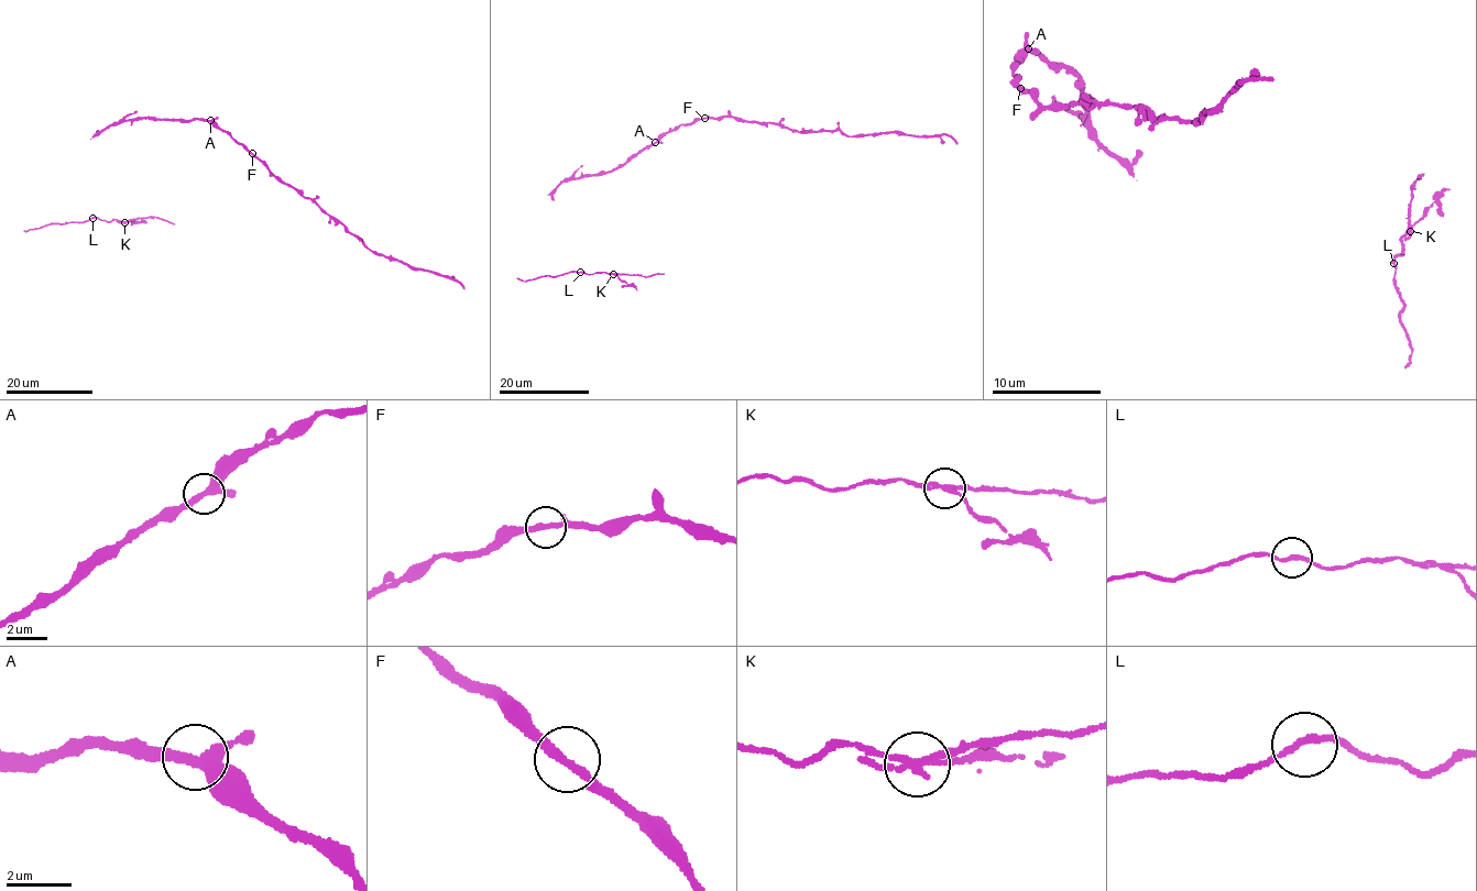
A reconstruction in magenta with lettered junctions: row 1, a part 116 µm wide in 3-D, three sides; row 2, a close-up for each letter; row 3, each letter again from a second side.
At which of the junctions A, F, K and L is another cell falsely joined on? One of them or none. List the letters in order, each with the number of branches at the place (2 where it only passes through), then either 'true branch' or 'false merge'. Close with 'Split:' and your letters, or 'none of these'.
A: 3 | true branch
F: 3 | true branch
K: 3 | false merge
L: 2 | true branch
Split: K

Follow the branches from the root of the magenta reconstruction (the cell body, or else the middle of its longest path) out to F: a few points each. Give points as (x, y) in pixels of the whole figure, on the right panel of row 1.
F: (1028, 52), (1017, 61), (1018, 65), (1013, 73), (1019, 76), (1020, 88)

